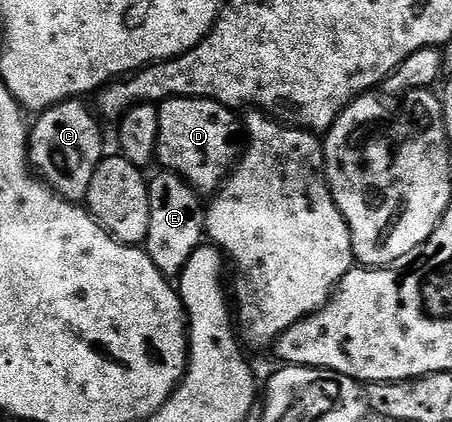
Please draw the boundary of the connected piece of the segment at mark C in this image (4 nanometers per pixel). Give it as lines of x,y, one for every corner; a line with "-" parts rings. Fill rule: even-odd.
77,98
53,105
36,118
39,120
29,131
29,158
35,174
61,197
77,204
86,200
93,173
97,173
97,165
105,157
100,120
83,103
82,98

